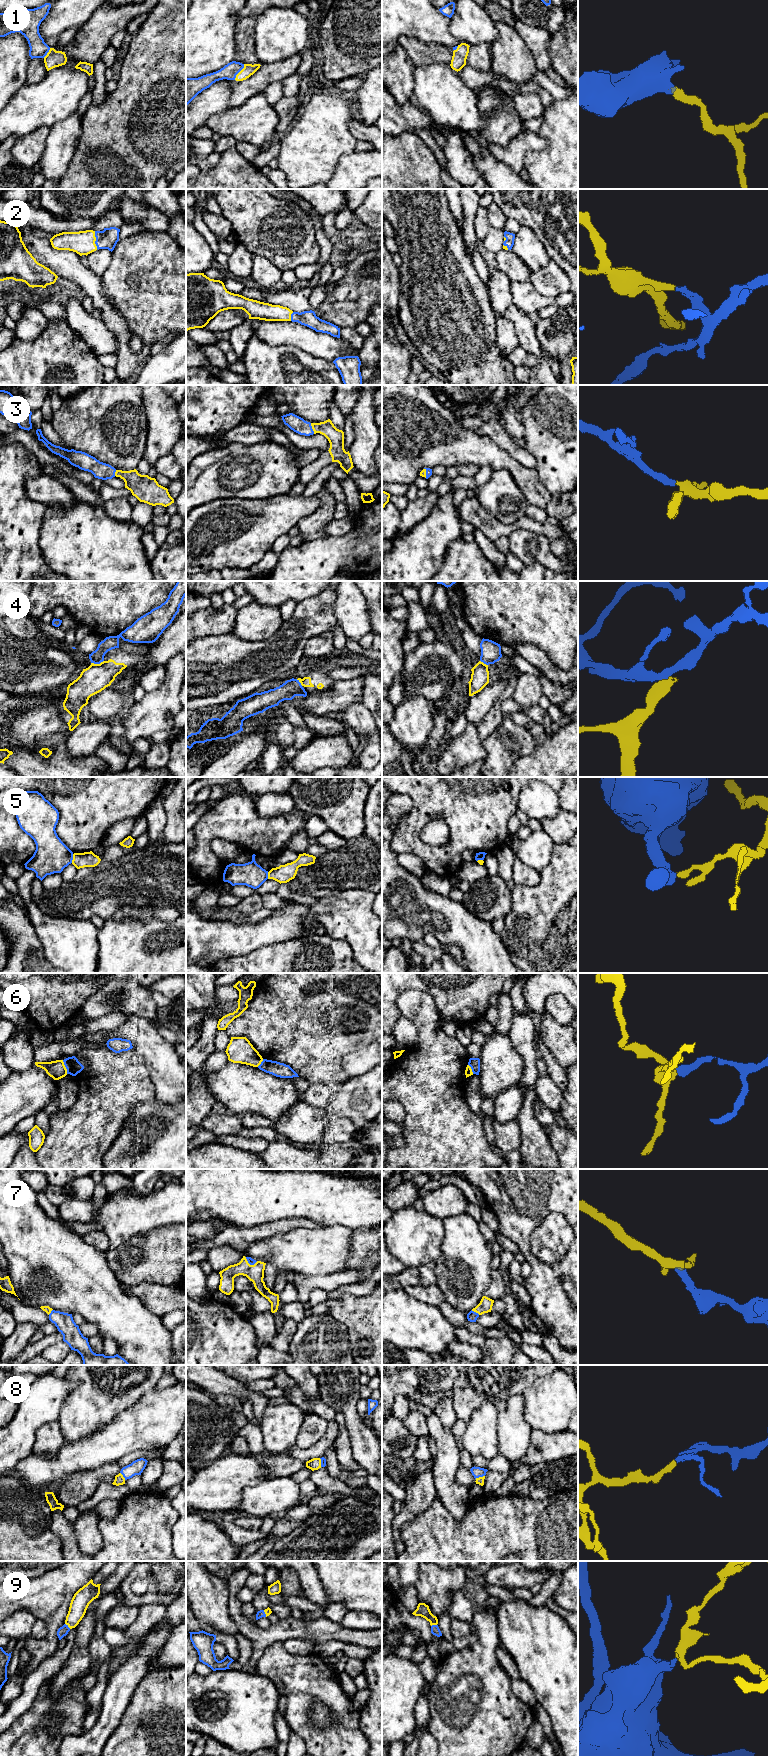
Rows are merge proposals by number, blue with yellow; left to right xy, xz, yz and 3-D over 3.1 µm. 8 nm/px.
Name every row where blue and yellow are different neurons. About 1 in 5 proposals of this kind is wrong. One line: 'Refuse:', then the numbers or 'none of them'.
Refuse: 4, 5, 6

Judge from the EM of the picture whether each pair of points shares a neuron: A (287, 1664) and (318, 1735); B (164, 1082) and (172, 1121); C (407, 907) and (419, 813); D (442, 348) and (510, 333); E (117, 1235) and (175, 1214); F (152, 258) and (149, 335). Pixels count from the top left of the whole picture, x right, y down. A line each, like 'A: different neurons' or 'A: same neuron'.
A: same neuron
B: different neurons
C: different neurons
D: different neurons
E: same neuron
F: same neuron

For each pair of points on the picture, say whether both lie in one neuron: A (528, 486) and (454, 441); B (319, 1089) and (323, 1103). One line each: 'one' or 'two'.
A: one
B: one

